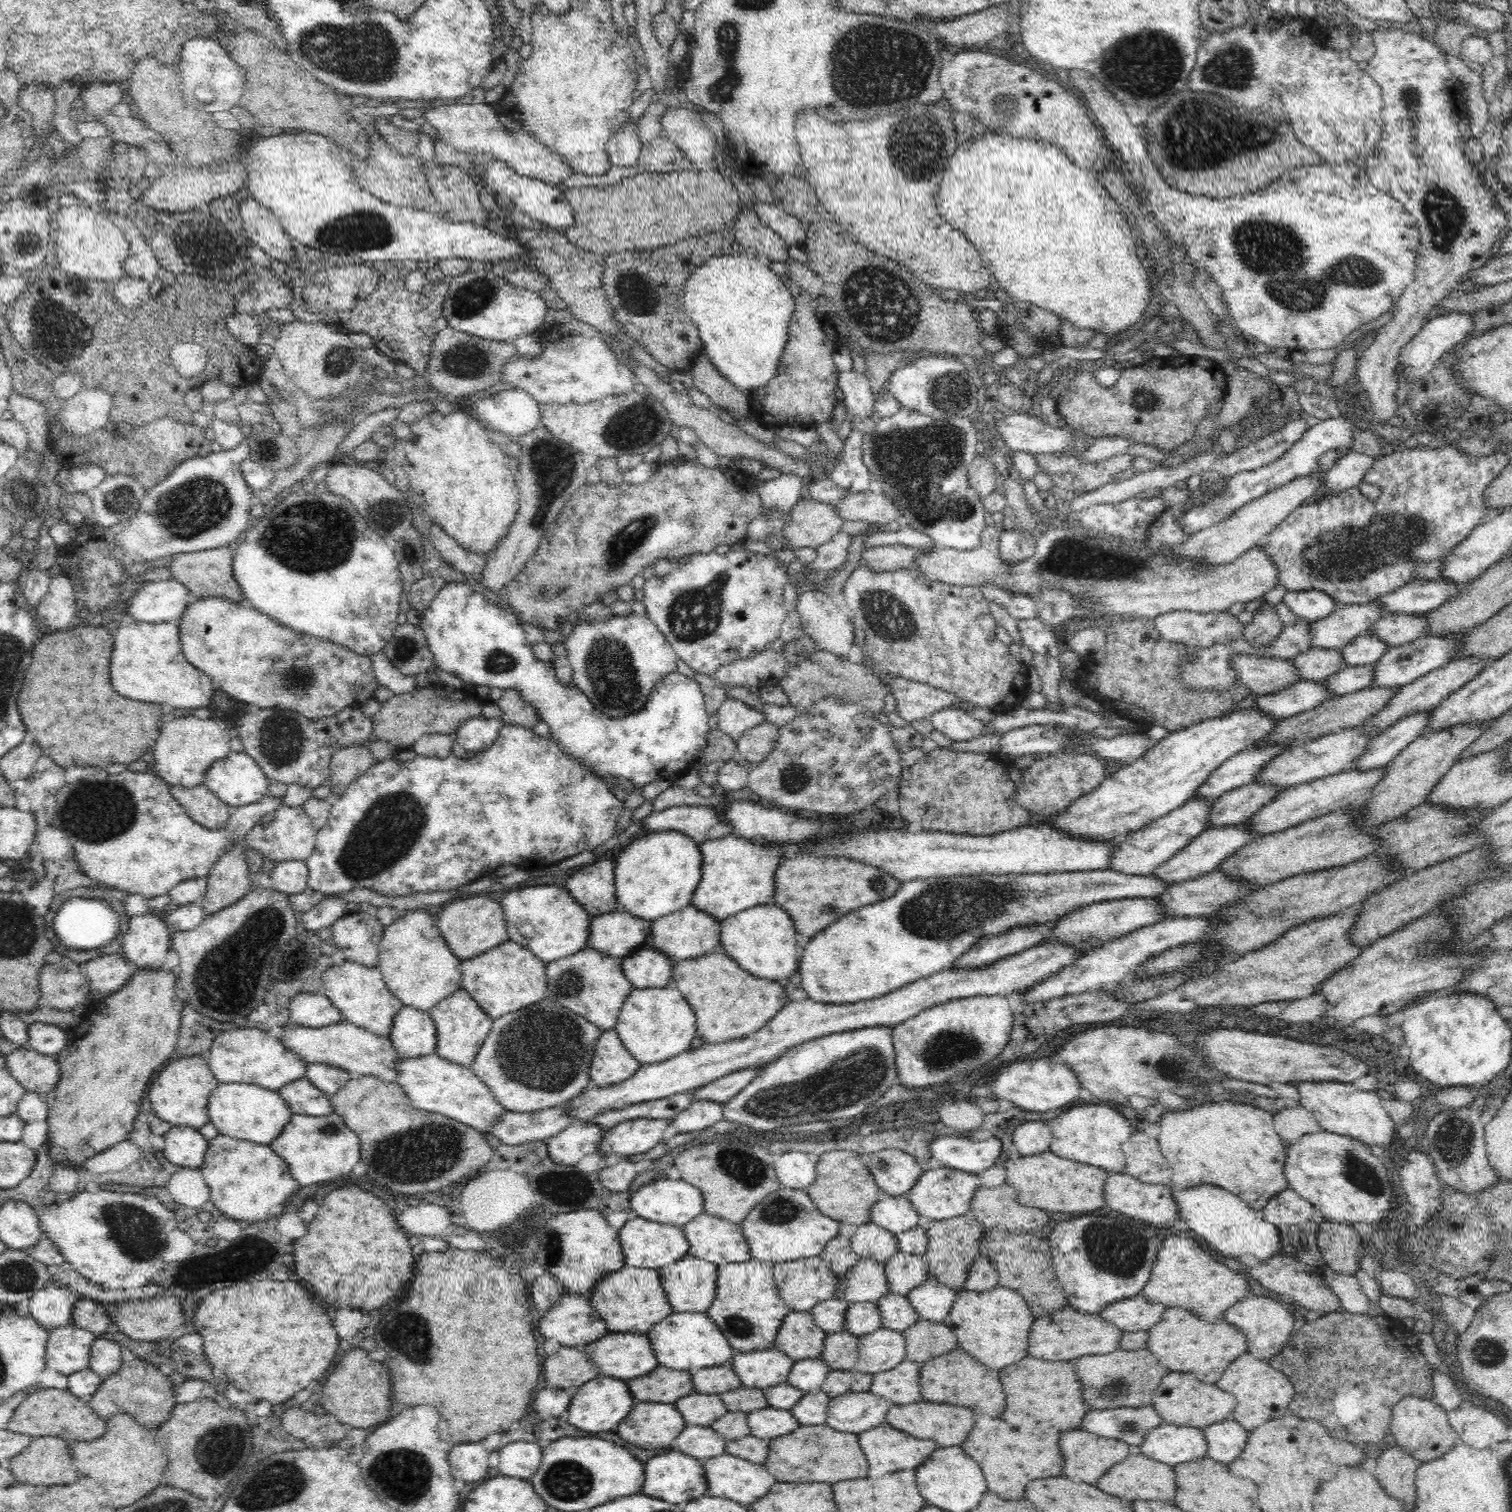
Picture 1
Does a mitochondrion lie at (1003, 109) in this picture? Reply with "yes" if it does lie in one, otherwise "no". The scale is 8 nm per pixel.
yes

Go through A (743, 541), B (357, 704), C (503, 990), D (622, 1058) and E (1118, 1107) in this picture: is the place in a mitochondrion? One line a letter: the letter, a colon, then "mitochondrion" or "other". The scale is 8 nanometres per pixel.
A: other
B: other
C: other
D: other
E: other

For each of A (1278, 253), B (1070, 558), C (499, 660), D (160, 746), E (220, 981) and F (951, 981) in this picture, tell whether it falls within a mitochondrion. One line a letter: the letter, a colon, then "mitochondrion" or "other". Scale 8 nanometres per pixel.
A: mitochondrion
B: mitochondrion
C: mitochondrion
D: other
E: mitochondrion
F: other

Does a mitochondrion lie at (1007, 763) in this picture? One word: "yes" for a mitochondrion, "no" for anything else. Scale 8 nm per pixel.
no

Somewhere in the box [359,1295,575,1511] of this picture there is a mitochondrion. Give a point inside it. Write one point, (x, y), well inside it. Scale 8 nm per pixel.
(403, 1476)

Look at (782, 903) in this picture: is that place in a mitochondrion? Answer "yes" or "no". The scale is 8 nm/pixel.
no

